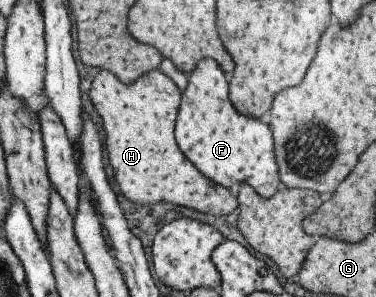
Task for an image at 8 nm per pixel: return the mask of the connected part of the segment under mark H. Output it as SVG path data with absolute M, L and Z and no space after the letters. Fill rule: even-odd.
M99 69L87 93L113 170L109 176L126 200L144 206L170 203L217 217L236 212L237 200L230 196L228 188L203 177L176 144L173 128L181 92L170 78L152 70L130 84L122 84L111 72Z

